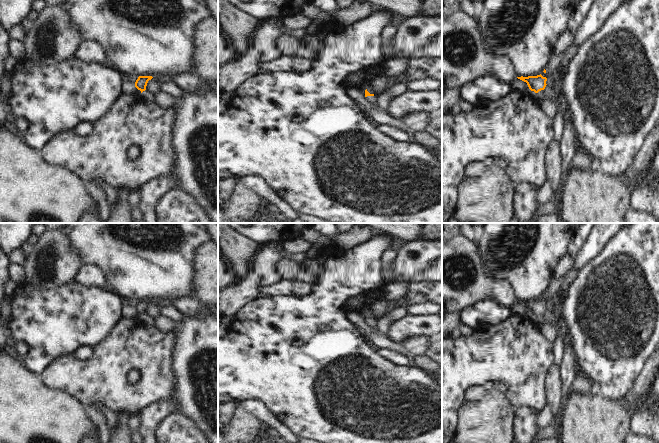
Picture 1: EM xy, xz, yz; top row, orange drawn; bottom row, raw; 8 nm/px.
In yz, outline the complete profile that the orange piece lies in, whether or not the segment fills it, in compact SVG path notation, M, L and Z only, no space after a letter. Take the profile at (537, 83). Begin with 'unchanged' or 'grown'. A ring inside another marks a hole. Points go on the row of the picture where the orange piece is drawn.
grown | M541 74L537 76L521 76L517 78L527 83L529 89L531 90L531 95L533 98L539 100L541 98L547 97L556 104L556 114L554 117L554 139L560 142L560 139L564 132L564 124L566 118L566 113L564 112L561 105L561 99L564 98L561 90L552 94L546 94L544 92L544 89L547 85L547 78L543 77Z

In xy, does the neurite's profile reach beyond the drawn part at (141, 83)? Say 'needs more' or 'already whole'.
needs more

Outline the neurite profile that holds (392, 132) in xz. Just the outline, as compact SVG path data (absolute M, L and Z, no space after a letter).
M377 125L375 128L396 141L408 141L408 134L396 127L391 127L389 125Z

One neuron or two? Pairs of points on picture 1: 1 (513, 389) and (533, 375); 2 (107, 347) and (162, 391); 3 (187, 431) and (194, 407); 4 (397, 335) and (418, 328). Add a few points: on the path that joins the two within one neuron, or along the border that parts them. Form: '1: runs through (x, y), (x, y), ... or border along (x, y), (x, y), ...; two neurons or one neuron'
1: runs through (518, 384), (528, 375); one neuron
2: runs through (122, 350), (126, 350), (152, 376); one neuron
3: border along (168, 413), (178, 410), (190, 417), (205, 432); two neurons
4: runs through (402, 330), (404, 328), (413, 328); one neuron

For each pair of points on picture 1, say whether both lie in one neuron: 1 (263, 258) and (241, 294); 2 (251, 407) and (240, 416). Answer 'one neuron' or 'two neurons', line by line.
1: one neuron
2: two neurons

